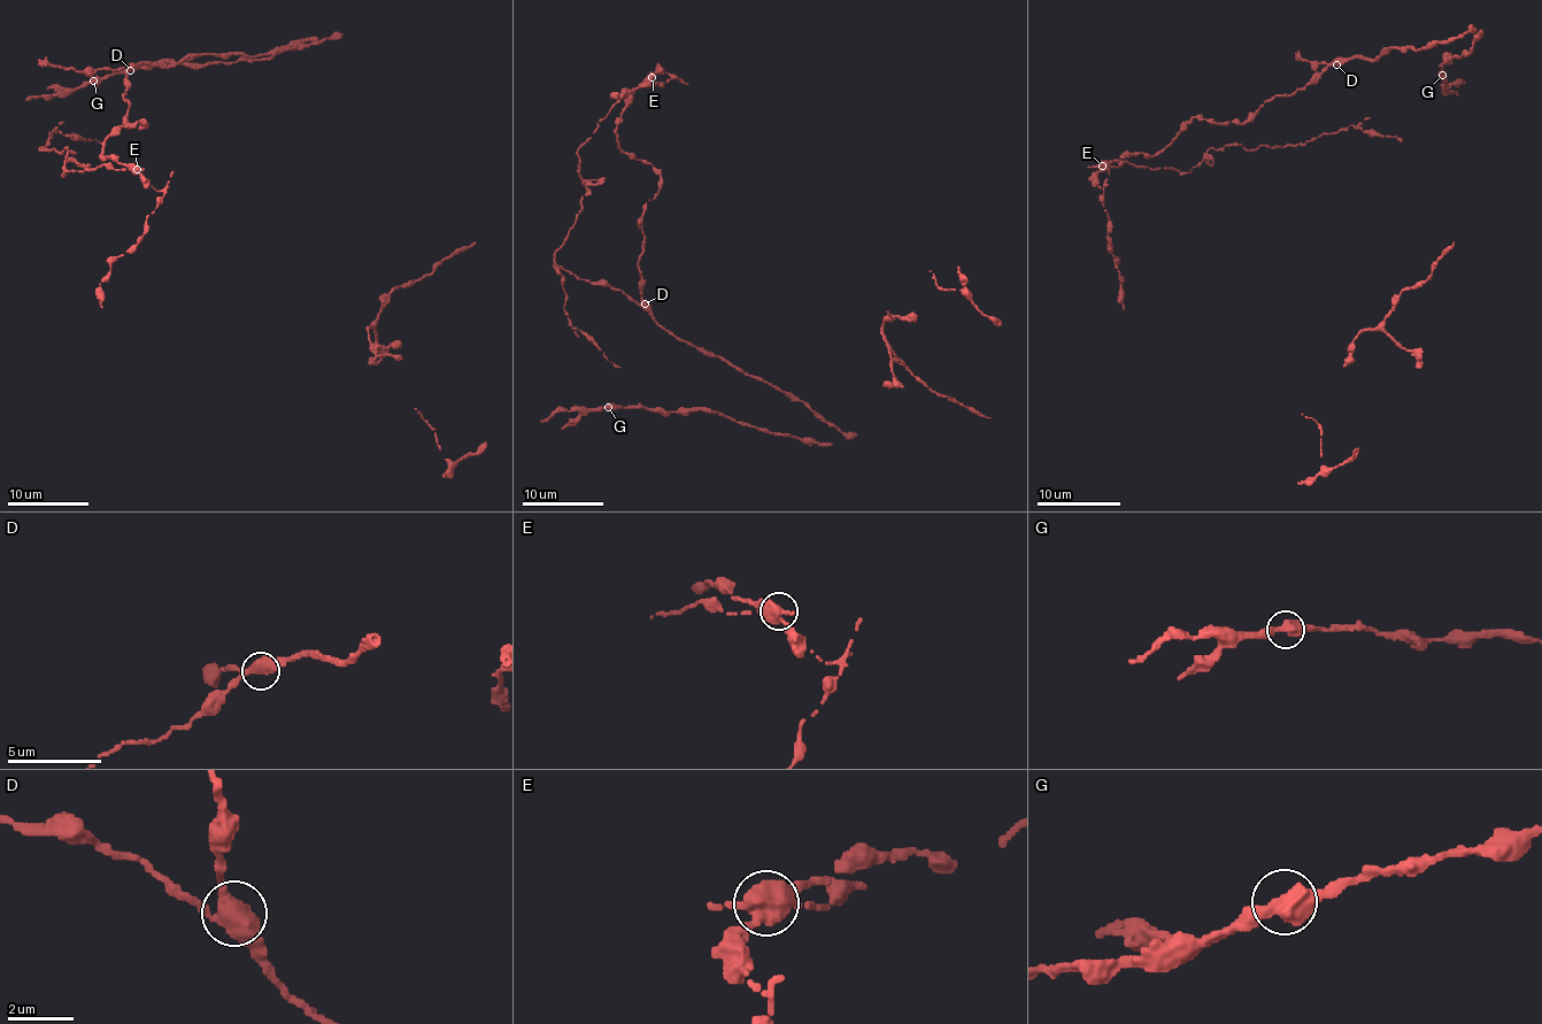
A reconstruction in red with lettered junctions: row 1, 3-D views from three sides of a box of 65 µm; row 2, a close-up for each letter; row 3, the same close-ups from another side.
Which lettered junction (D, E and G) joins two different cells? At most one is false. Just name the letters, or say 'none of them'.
E

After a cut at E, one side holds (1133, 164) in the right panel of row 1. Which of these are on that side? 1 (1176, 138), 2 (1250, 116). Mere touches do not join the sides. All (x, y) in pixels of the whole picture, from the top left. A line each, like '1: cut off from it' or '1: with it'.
1: cut off from it
2: cut off from it

